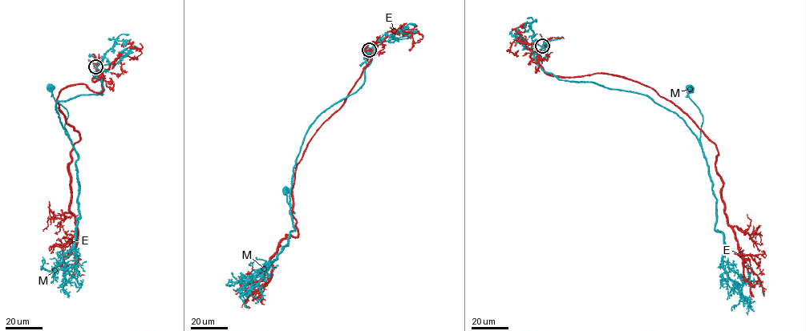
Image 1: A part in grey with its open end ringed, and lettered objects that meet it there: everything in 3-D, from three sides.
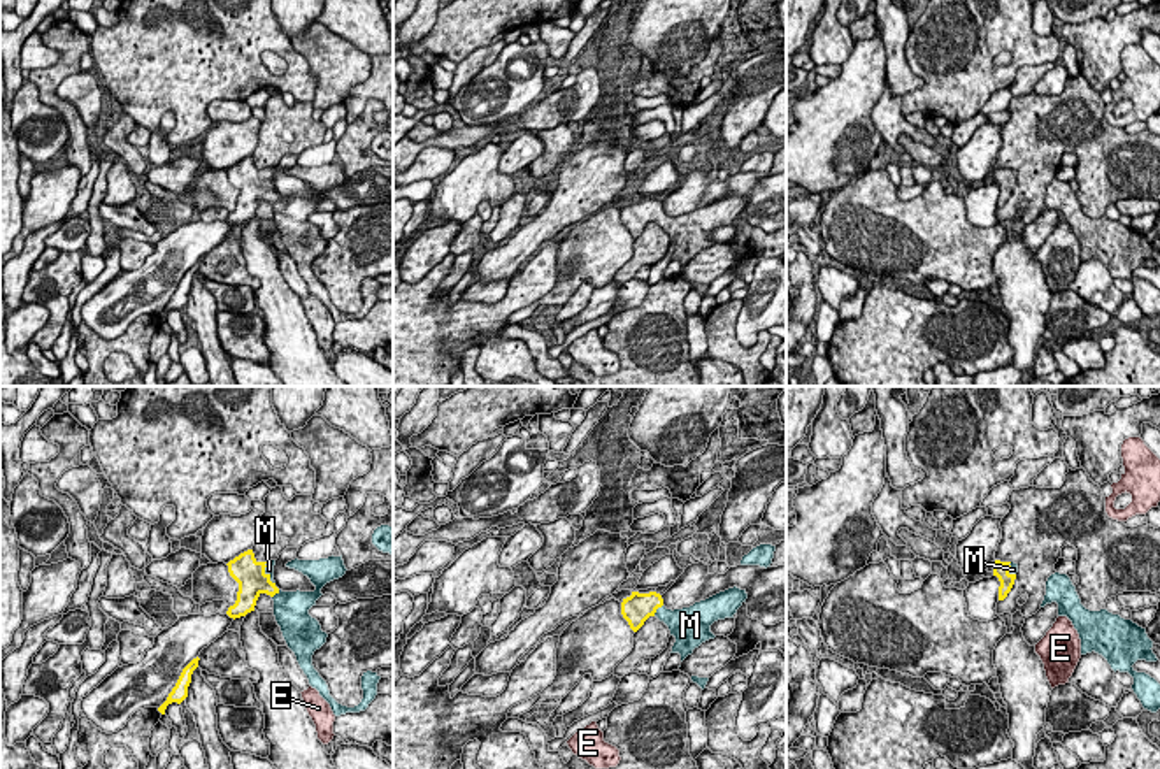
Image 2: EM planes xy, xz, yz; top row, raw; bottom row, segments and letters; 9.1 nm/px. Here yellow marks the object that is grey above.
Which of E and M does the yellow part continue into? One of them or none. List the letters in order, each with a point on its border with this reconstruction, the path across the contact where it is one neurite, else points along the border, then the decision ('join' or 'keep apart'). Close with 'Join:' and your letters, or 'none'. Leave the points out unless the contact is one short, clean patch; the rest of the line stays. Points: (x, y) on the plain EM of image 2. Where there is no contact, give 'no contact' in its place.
E: no contact; keep apart
M: meets yellow in xz at (657, 215); runs through xz (637, 215), (657, 215), (680, 229); join
Join: M

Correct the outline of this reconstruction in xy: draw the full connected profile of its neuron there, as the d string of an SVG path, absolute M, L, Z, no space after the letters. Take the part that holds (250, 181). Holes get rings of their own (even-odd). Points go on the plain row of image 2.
M247 156L230 167L230 183L239 190L237 207L228 214L226 221L230 225L240 225L254 218L256 207L261 200L267 200L274 207L274 223L281 234L283 244L288 255L295 260L297 269L309 286L309 291L319 298L319 302L330 311L335 323L346 320L360 320L369 314L369 311L377 302L377 290L381 283L377 279L367 277L362 283L363 305L358 313L347 314L339 311L328 297L326 288L312 272L312 262L325 249L328 241L321 237L316 225L309 221L309 216L316 212L316 207L323 202L321 195L339 186L346 181L346 172L340 163L328 163L319 167L291 167L286 174L295 176L307 183L316 193L314 198L283 198L274 188L276 167L258 169L253 156Z

